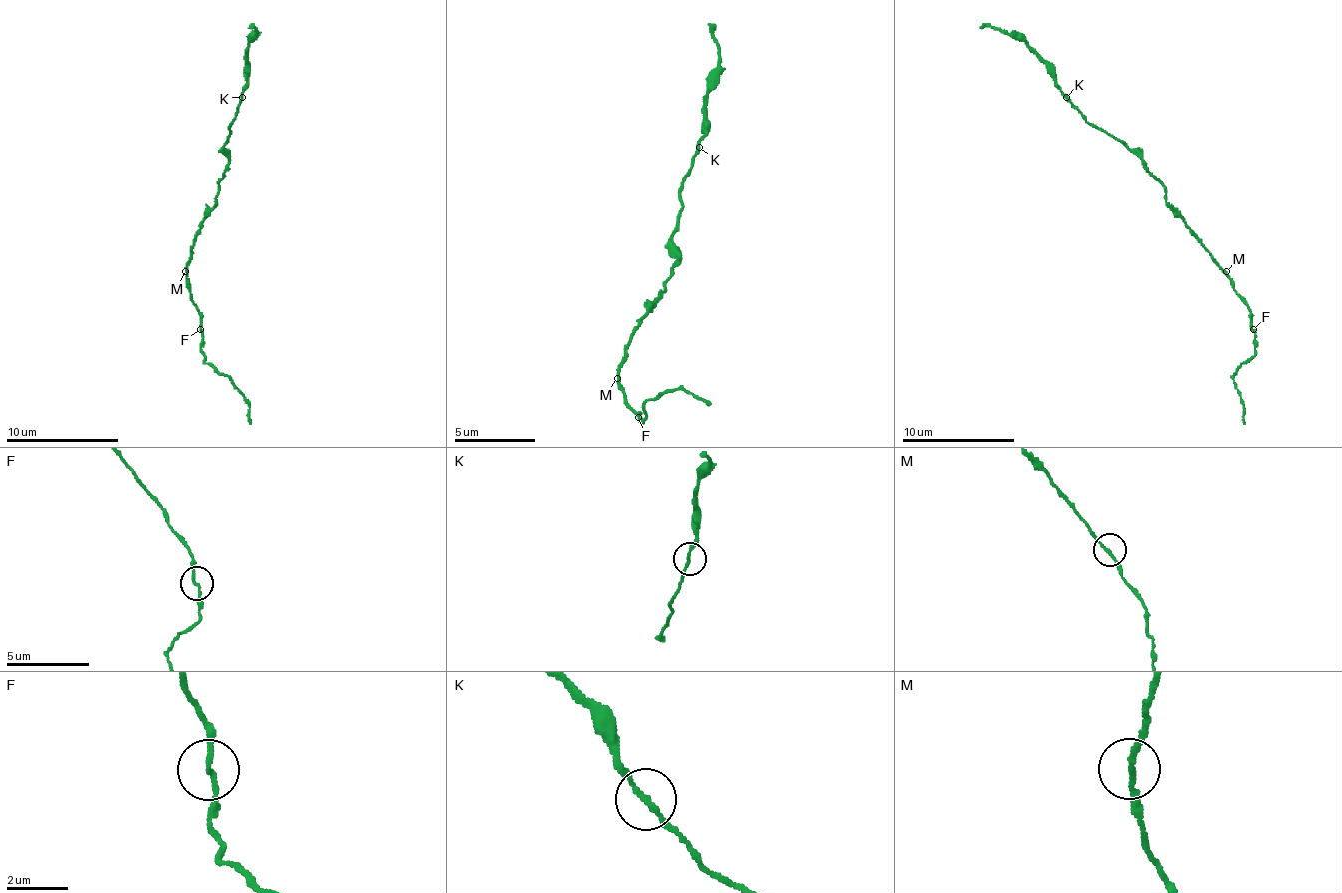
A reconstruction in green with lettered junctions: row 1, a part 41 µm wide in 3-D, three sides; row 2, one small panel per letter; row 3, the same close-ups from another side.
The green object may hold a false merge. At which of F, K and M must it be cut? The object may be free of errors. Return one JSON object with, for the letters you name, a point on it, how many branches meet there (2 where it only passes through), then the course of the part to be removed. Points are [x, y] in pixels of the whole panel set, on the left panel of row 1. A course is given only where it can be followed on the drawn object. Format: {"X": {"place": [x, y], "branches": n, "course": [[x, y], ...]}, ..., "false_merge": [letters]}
{"false_merge": []}

